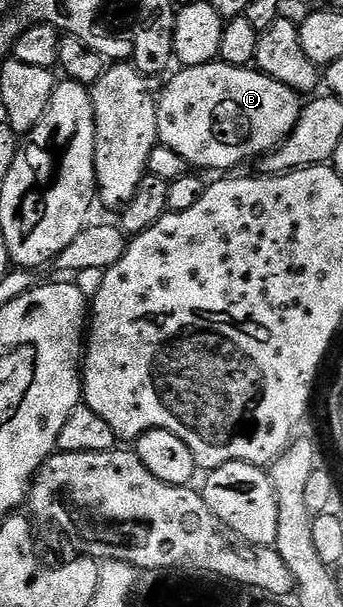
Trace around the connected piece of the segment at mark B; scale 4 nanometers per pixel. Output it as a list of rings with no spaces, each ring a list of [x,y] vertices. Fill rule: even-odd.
[[[221,61],[182,67],[169,76],[170,84],[157,96],[158,142],[175,151],[191,168],[230,173],[241,163],[261,160],[263,155],[275,151],[293,133],[304,106],[299,92],[278,83],[263,71],[250,67],[233,67]]]

